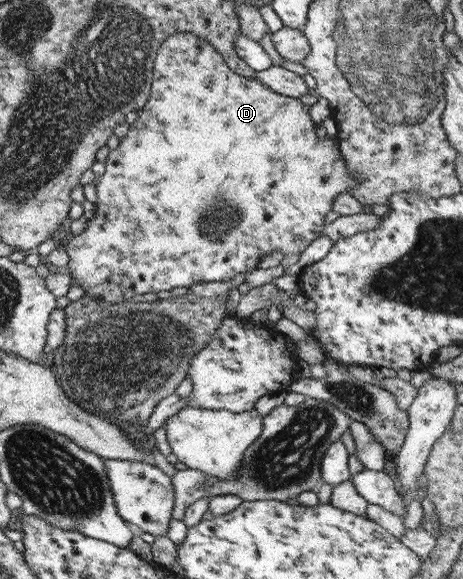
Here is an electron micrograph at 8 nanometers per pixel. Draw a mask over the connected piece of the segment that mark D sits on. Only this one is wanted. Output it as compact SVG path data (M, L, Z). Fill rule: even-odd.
M182 32L165 39L156 54L153 64L153 82L151 97L140 111L137 121L130 126L128 136L121 139L116 150L109 152L104 162L106 172L96 185L97 206L95 213L88 220L88 226L64 245L69 262L65 268L77 278L79 286L89 298L101 299L102 302L117 304L129 301L137 294L155 294L172 288L188 288L199 282L227 282L235 279L237 274L252 272L260 259L272 252L281 252L285 257L303 255L303 250L311 242L320 238L325 226L325 216L333 210L333 202L341 194L350 194L360 184L358 176L352 176L350 168L341 155L337 138L319 139L316 124L311 120L310 107L301 100L282 96L269 90L261 80L247 78L233 72L223 61L217 47L205 42L203 37L191 32Z

